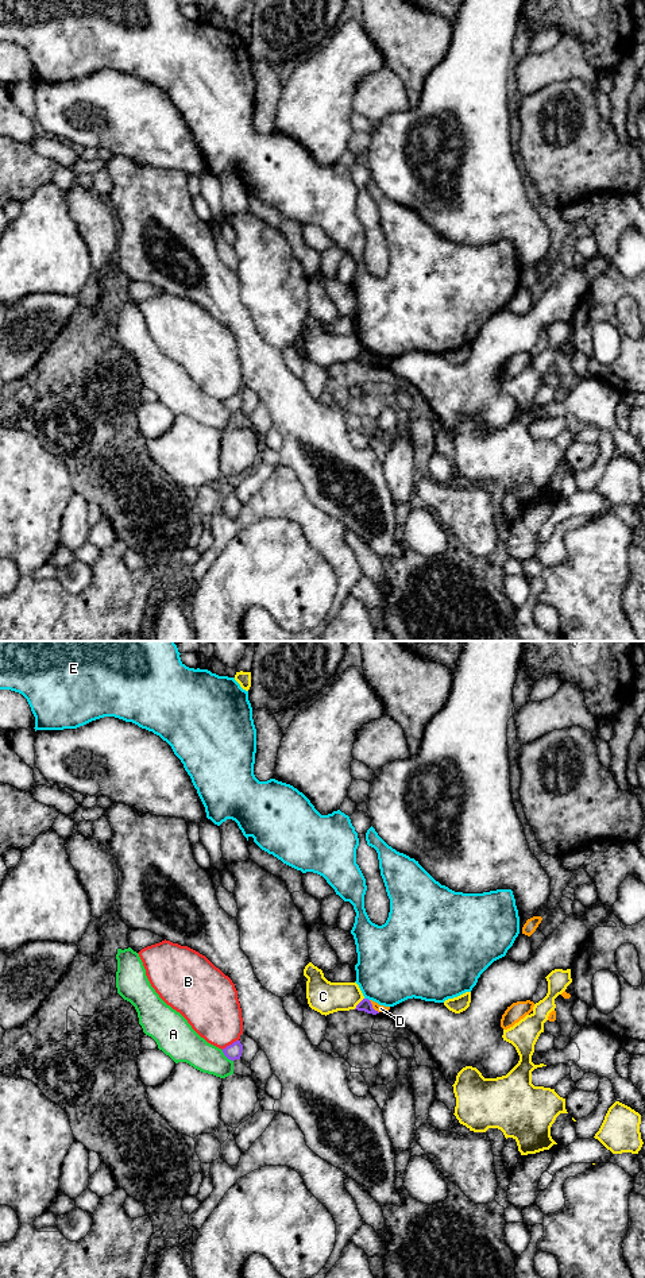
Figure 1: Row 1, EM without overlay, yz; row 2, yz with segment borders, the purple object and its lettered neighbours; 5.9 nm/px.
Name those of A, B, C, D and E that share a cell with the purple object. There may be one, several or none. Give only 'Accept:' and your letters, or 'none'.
Accept: none

